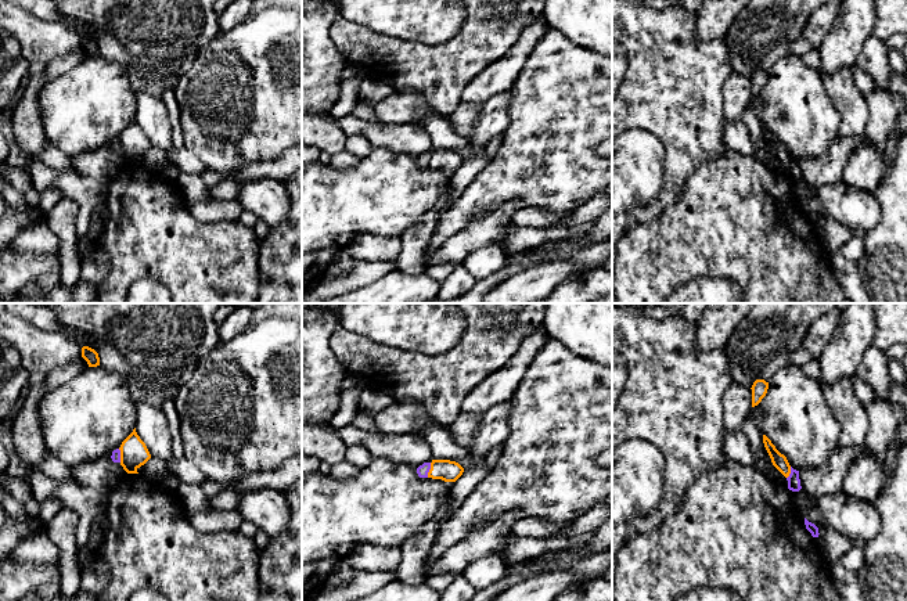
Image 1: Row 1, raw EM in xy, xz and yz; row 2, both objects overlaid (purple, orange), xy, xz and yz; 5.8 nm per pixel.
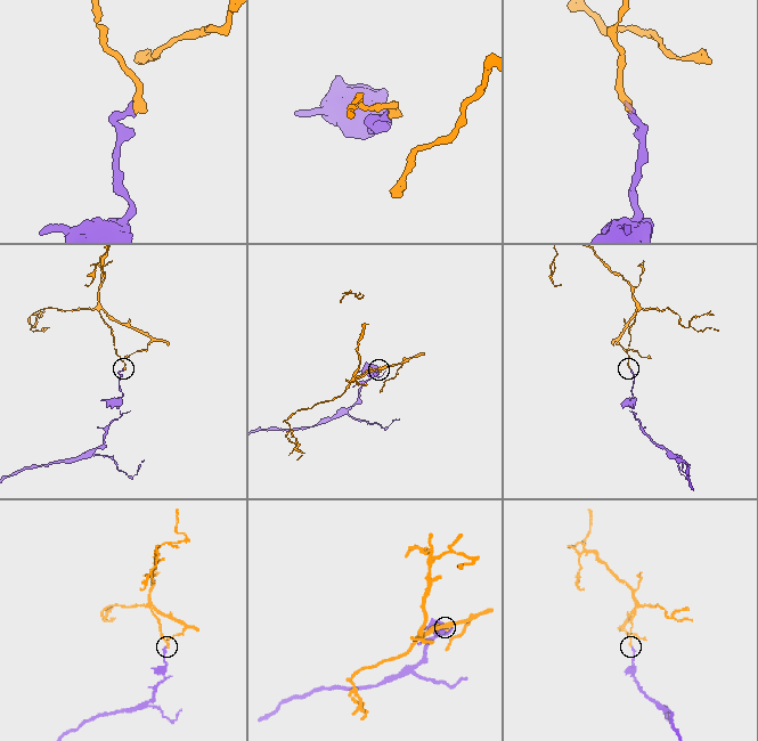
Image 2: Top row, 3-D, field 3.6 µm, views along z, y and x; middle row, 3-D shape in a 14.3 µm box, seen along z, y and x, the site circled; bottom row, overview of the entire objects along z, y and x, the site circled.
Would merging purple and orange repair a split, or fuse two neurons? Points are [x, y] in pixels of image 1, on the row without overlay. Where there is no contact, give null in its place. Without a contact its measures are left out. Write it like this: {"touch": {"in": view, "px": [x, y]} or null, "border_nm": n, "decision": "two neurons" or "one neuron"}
{"touch": {"in": "xz", "px": [429, 158]}, "border_nm": 90, "decision": "two neurons"}

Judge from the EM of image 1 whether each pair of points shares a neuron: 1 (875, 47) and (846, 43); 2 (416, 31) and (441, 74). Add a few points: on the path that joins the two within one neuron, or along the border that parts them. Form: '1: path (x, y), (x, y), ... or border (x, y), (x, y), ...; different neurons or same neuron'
1: border (873, 35), (867, 39), (856, 64); different neurons
2: border (391, 35), (431, 45), (441, 45), (454, 36); different neurons

